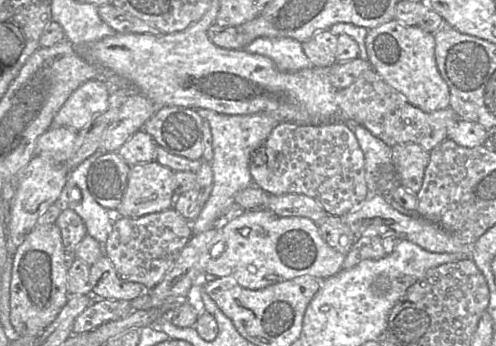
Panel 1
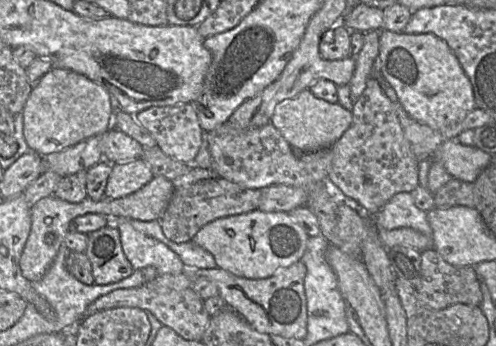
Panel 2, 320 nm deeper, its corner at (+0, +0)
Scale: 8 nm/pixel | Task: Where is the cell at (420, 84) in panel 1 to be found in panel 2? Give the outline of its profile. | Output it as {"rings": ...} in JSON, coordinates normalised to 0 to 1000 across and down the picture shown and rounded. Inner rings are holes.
{"rings":[[[768,87],[762,168],[774,234],[794,257],[815,318],[841,353],[887,376],[929,353],[946,324],[960,315],[948,228],[901,124],[881,104],[869,95],[819,98]]]}

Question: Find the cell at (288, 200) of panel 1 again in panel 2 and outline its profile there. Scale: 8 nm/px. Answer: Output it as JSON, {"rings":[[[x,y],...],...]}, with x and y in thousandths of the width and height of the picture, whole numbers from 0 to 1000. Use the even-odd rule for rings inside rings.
{"rings":[[[444,512],[409,517],[353,543],[321,633],[323,650],[335,688],[353,702],[375,702],[387,697],[411,650],[433,633],[516,607],[524,569],[524,546],[496,543]]]}

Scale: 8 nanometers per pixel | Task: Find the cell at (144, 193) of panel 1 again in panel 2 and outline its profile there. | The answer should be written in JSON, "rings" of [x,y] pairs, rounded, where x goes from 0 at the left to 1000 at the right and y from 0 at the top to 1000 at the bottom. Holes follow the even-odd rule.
{"rings":[[[286,460],[226,474],[212,543],[212,569],[236,575],[260,564],[308,512],[304,488]]]}

